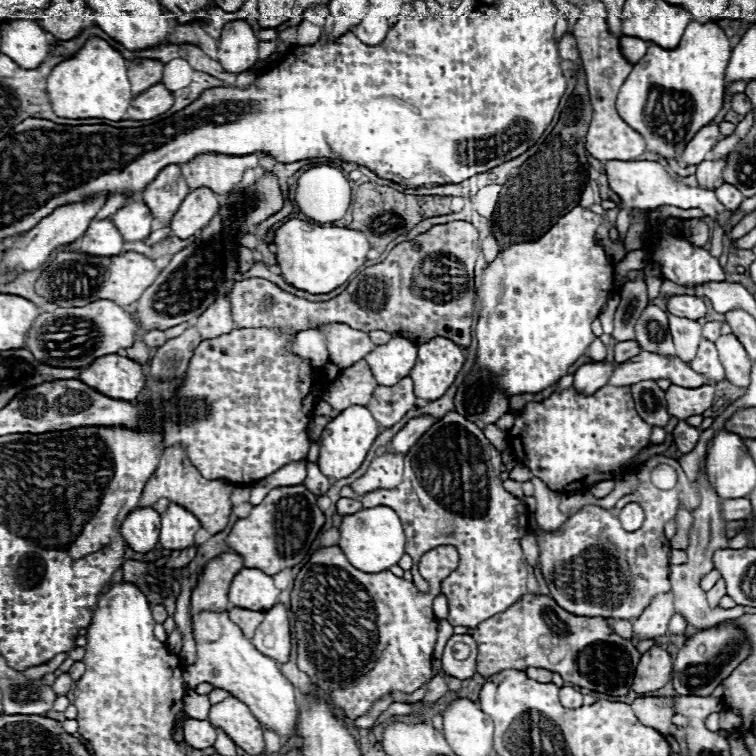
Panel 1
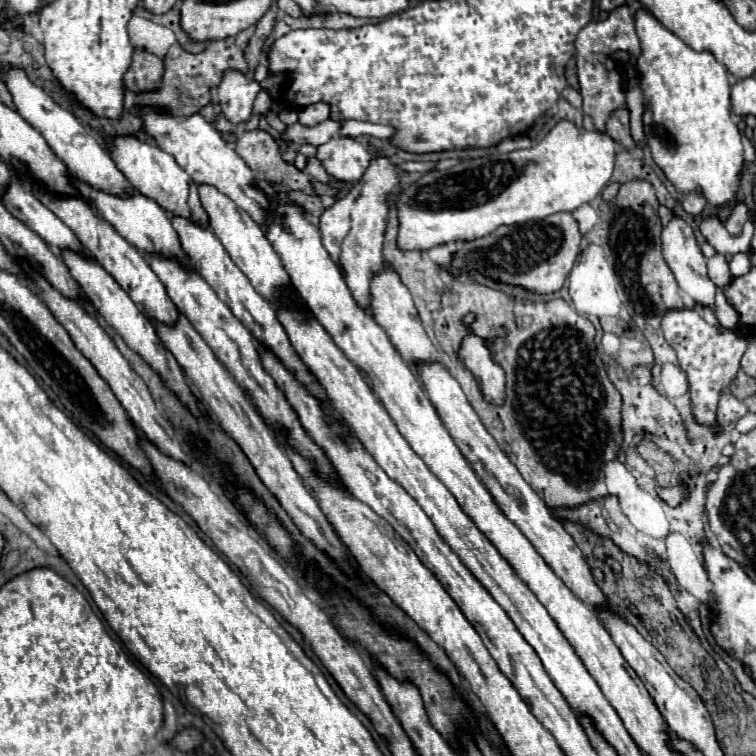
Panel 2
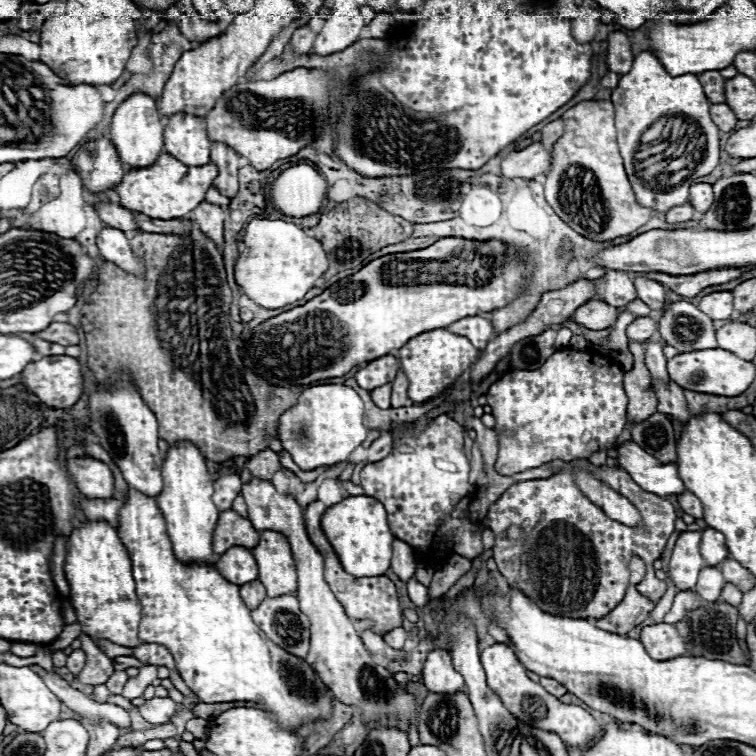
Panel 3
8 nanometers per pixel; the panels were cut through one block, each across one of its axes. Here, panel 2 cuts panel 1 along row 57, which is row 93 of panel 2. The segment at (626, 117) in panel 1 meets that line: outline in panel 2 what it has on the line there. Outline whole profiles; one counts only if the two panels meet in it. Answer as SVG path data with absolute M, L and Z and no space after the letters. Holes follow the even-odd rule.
M638 10L636 14L636 32L642 44L638 72L642 80L646 106L644 130L648 134L648 146L652 150L654 162L662 168L662 172L668 176L668 180L680 194L700 190L712 208L722 208L722 204L734 206L732 202L736 200L742 178L744 148L740 130L730 116L730 82L726 68L710 52L692 50L646 10Z

